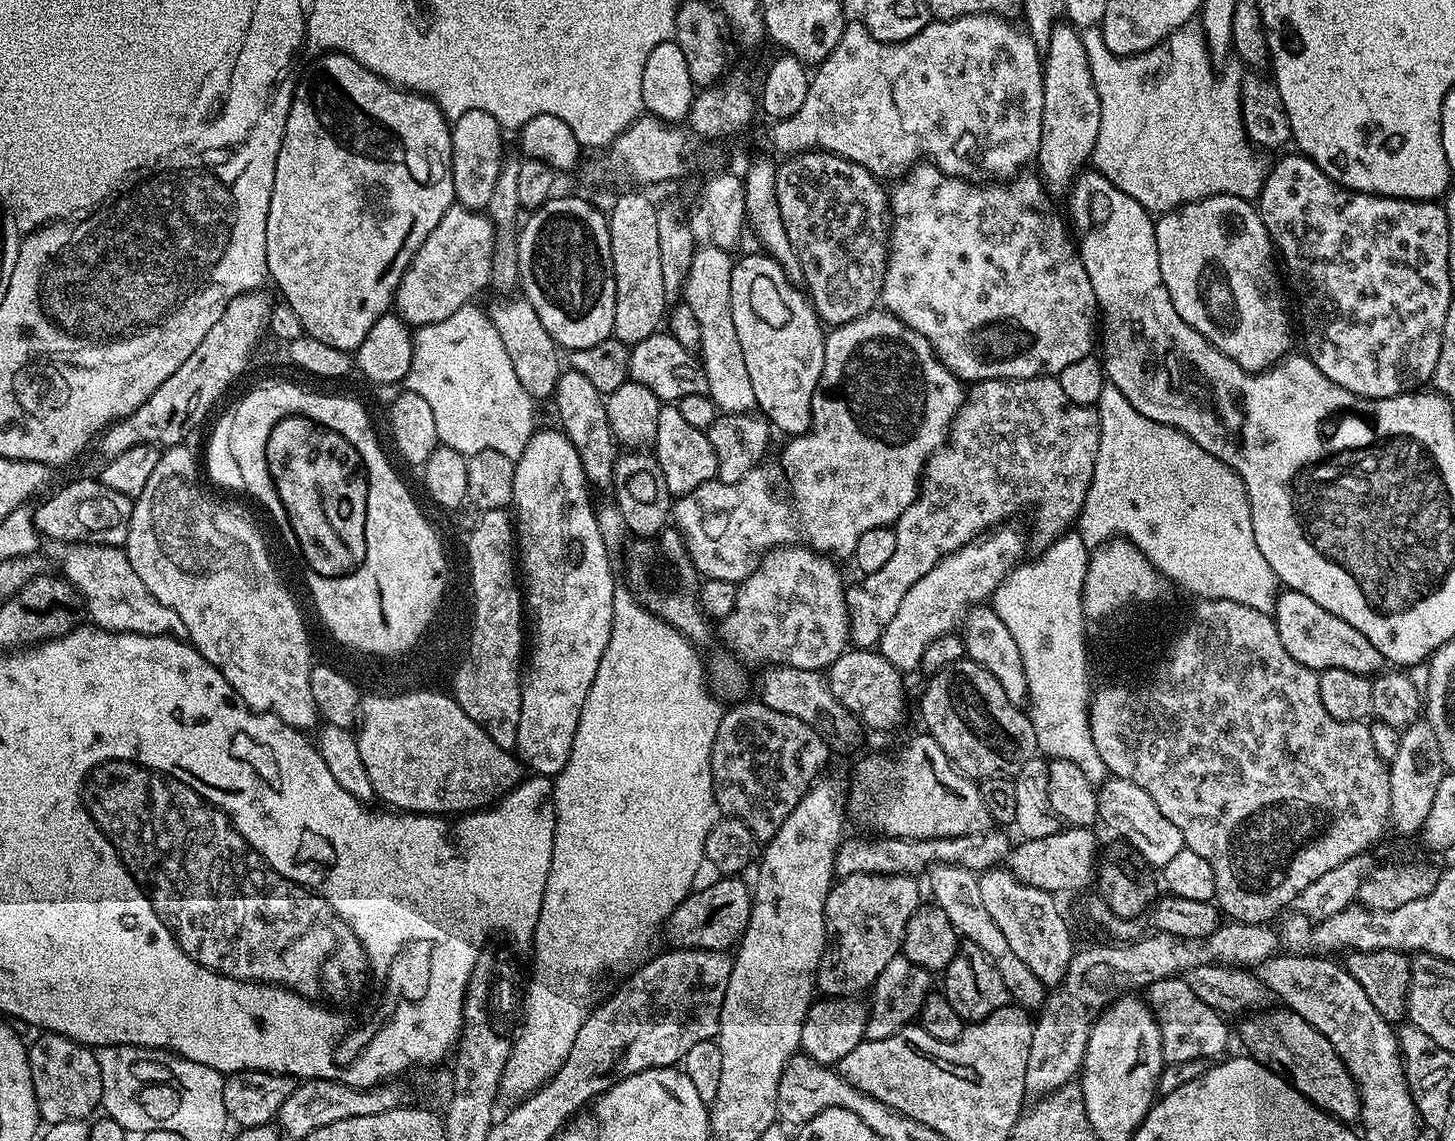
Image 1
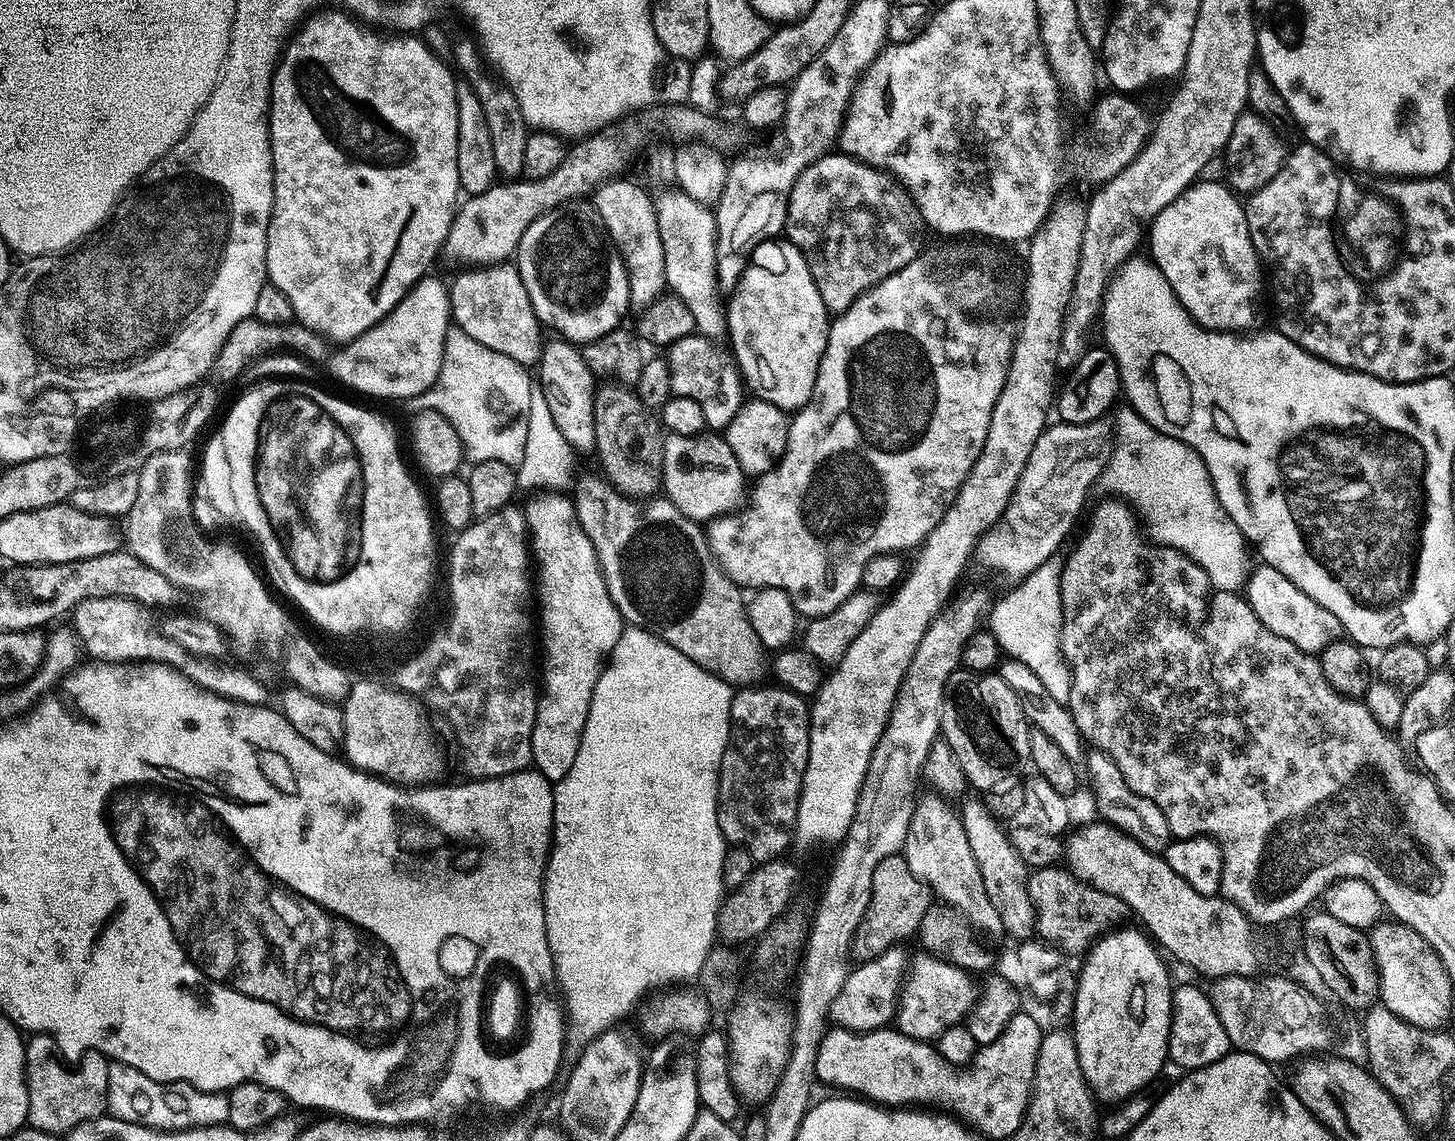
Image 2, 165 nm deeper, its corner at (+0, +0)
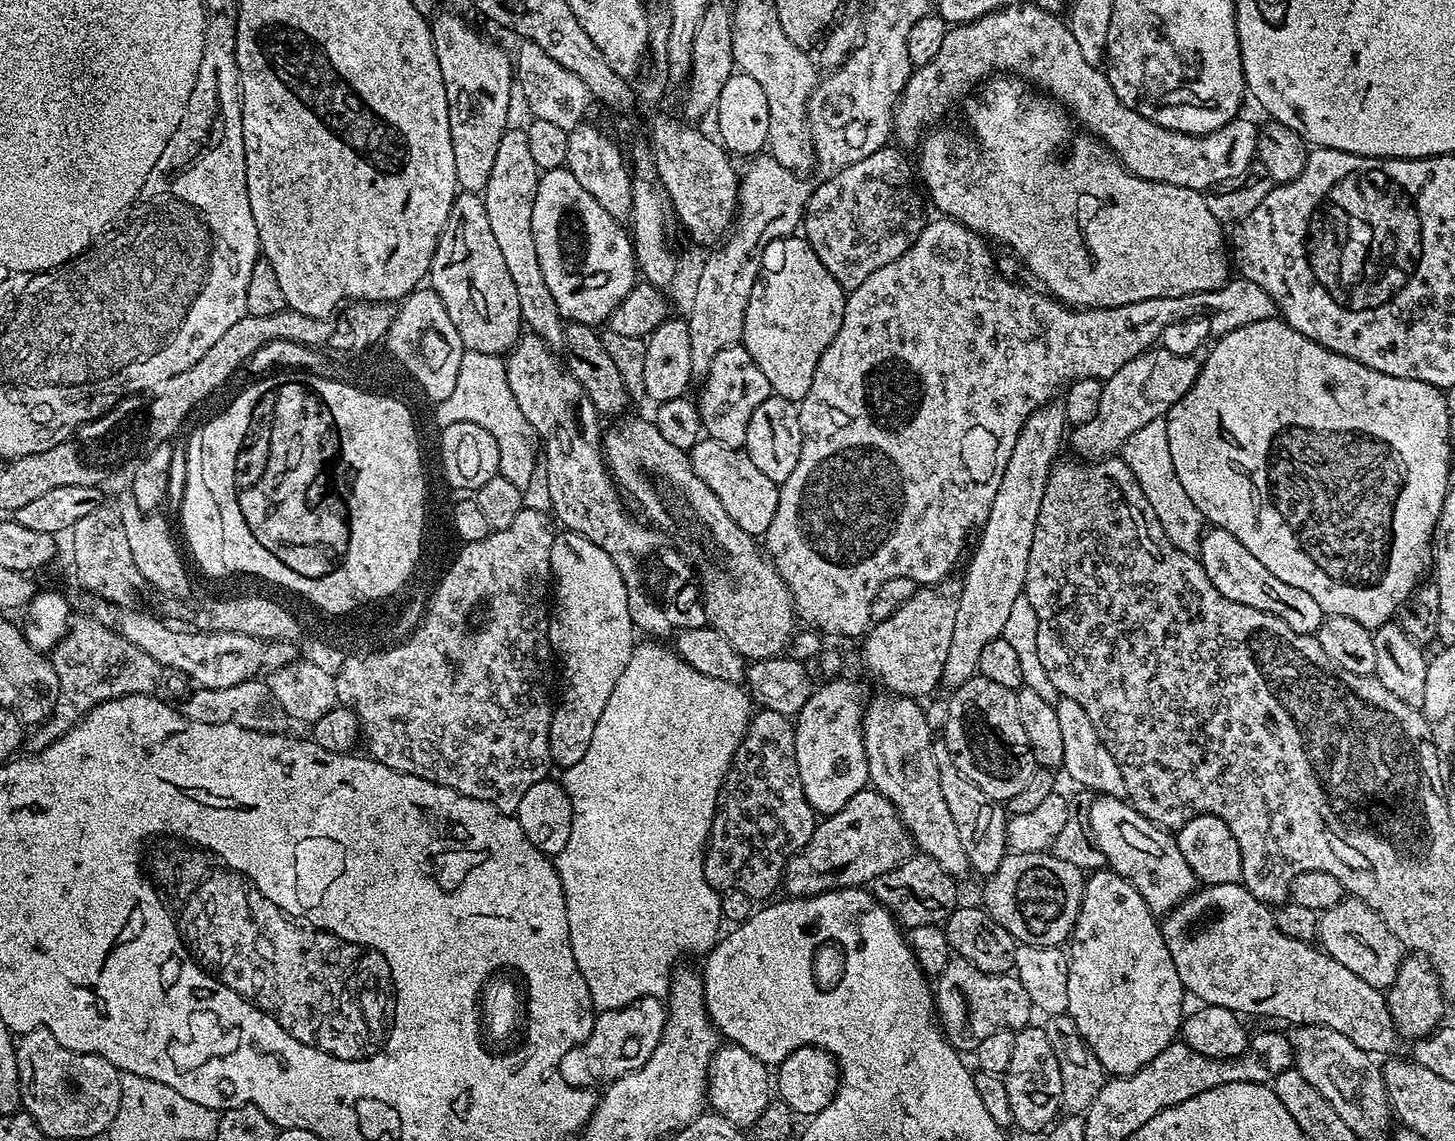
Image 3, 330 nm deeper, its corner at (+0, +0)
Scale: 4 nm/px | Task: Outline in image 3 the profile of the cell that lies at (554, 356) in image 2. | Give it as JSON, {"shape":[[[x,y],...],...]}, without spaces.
{"shape":[[[509,126],[502,134],[502,142],[498,142],[498,154],[494,158],[494,170],[490,170],[490,182],[486,182],[484,191],[484,205],[486,218],[490,218],[490,230],[498,241],[502,258],[506,262],[506,270],[514,281],[514,290],[518,293],[518,310],[520,319],[530,327],[531,335],[542,338],[552,349],[556,350],[564,342],[564,315],[558,310],[558,302],[554,302],[550,289],[546,286],[546,278],[542,278],[542,266],[538,266],[538,249],[534,247],[534,198],[536,187],[540,181],[541,169],[537,168],[533,156],[530,154],[530,138],[523,127]]]}

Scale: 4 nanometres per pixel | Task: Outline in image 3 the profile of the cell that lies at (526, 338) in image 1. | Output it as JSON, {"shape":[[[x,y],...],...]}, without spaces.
{"shape":[[[461,191],[450,206],[450,218],[446,218],[446,226],[434,250],[430,287],[441,298],[467,351],[499,356],[511,352],[520,339],[518,293],[506,270],[498,241],[490,230],[483,195]]]}

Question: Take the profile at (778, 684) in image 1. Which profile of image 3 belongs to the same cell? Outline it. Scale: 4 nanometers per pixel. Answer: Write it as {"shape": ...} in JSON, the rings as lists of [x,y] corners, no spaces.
{"shape":[[[524,334],[507,353],[504,365],[514,402],[518,402],[518,410],[522,410],[542,445],[551,515],[559,523],[561,520],[567,531],[586,537],[610,554],[610,562],[618,566],[626,586],[633,625],[649,632],[652,638],[664,638],[660,636],[671,628],[704,626],[702,593],[688,557],[675,543],[664,544],[666,536],[660,529],[635,515],[628,516],[625,501],[618,495],[616,482],[604,462],[601,413],[568,372],[563,359],[542,338]]]}

